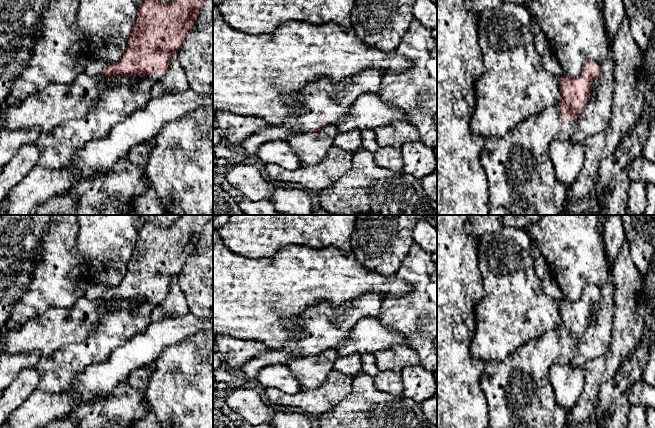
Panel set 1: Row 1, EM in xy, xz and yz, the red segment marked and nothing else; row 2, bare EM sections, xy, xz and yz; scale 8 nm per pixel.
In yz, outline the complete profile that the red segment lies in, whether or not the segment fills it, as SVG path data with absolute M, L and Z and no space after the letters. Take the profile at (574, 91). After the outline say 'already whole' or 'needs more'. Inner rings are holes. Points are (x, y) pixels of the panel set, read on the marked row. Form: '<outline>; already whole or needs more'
M588 59L584 66L583 71L580 76L572 78L568 75L562 75L559 77L560 91L561 91L561 102L558 105L554 105L544 111L537 113L534 116L527 118L526 120L520 122L515 128L510 131L504 137L487 137L485 138L484 145L480 154L480 164L487 178L487 183L489 186L489 205L490 205L490 215L559 215L560 211L564 207L567 195L567 187L562 184L555 176L555 169L552 165L551 158L548 156L548 147L550 143L554 140L567 141L571 140L572 136L576 130L576 119L578 114L585 108L588 102L588 96L590 92L590 87L592 82L601 75L602 70L600 64L595 60Z; needs more

